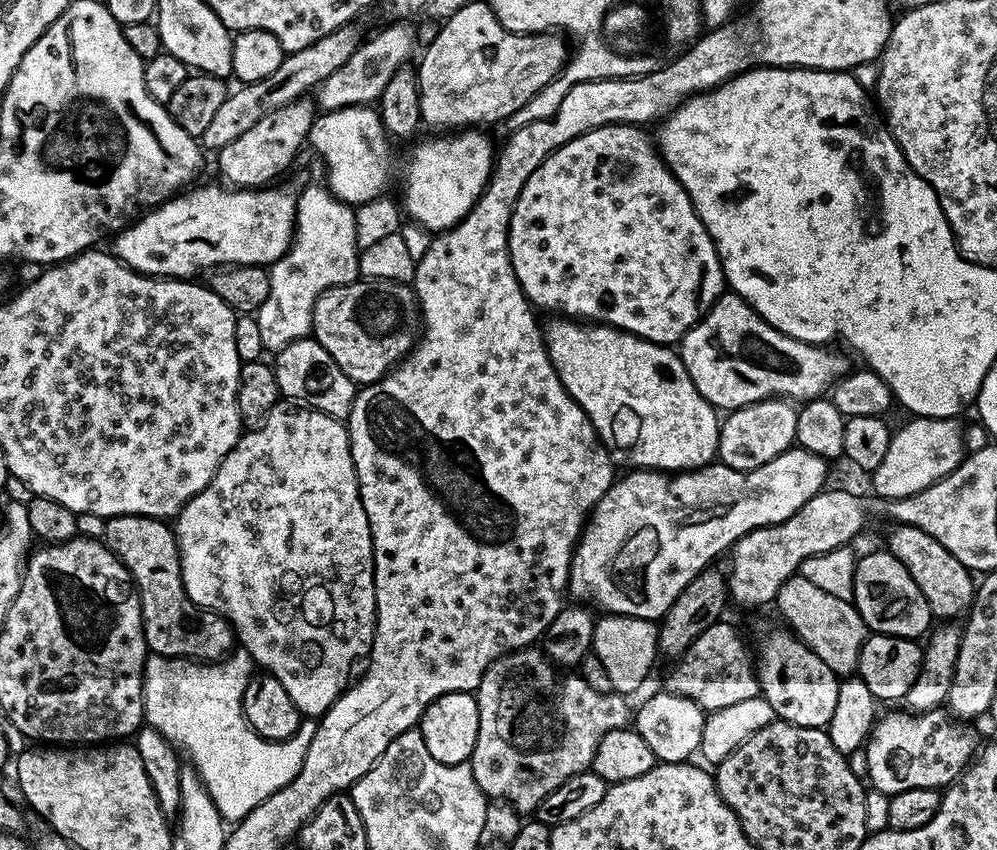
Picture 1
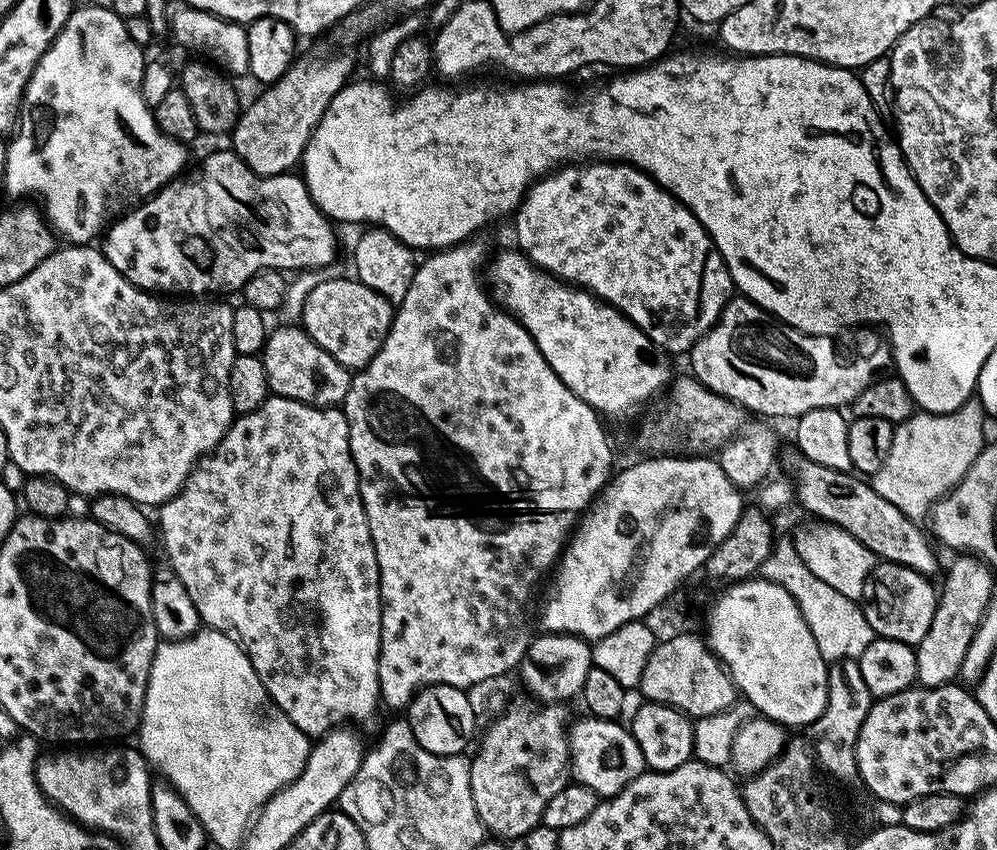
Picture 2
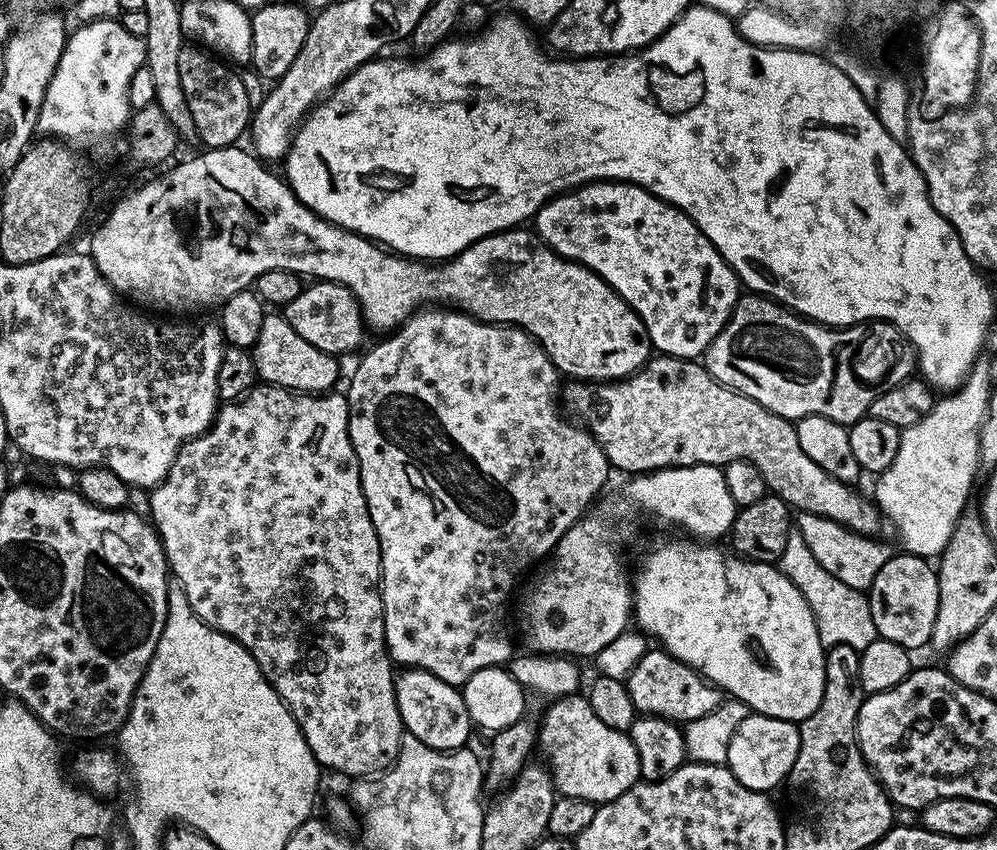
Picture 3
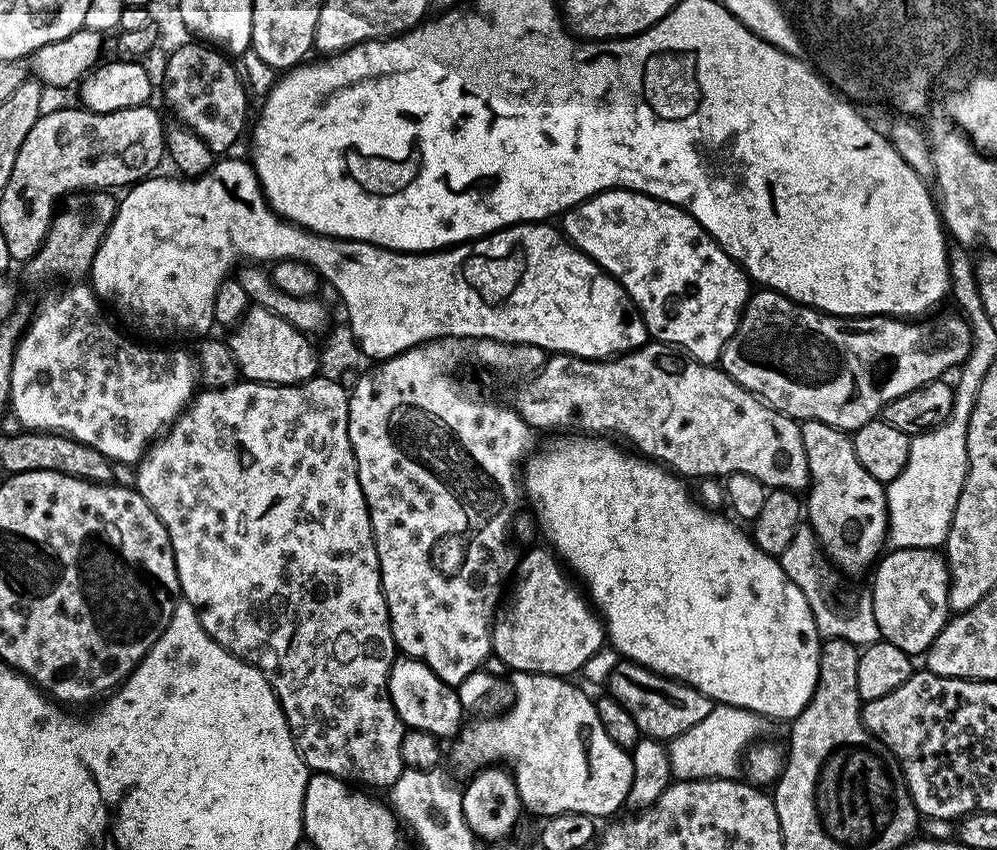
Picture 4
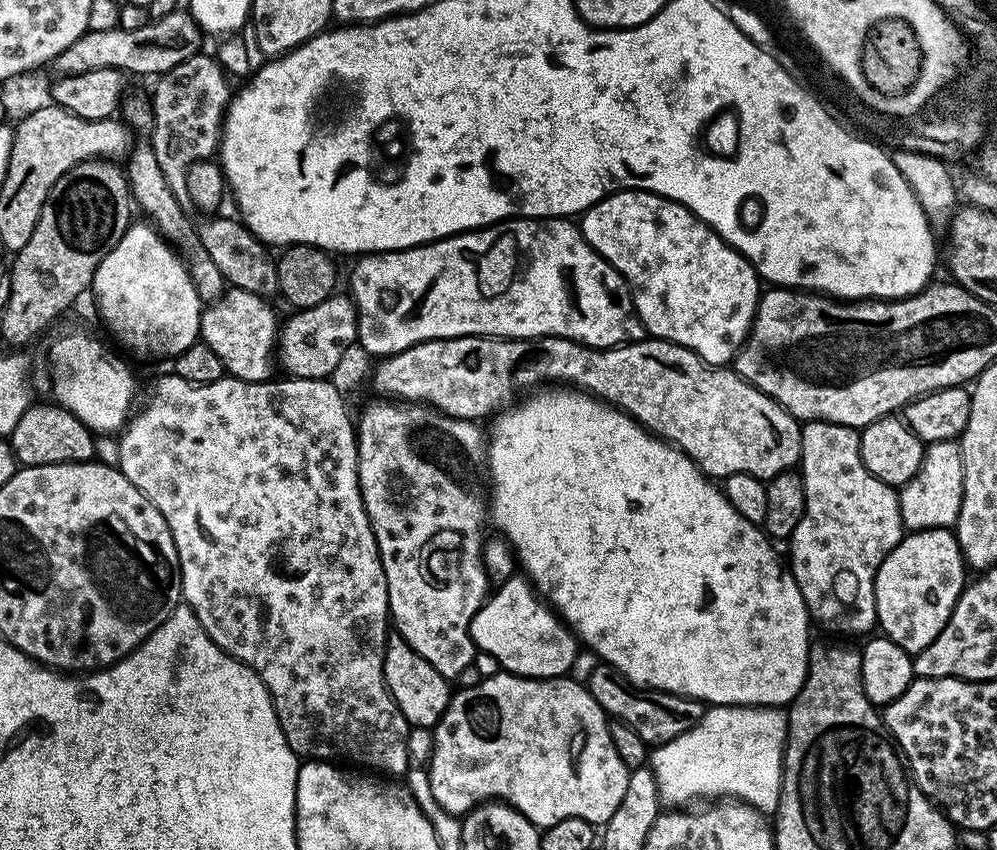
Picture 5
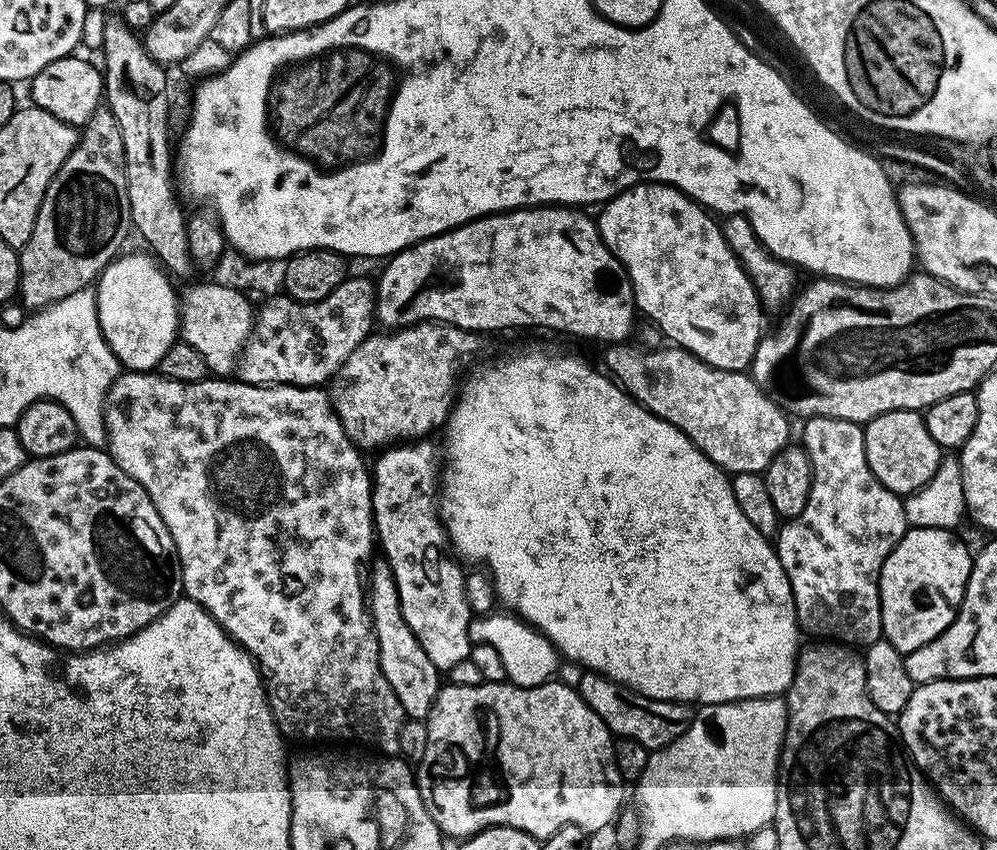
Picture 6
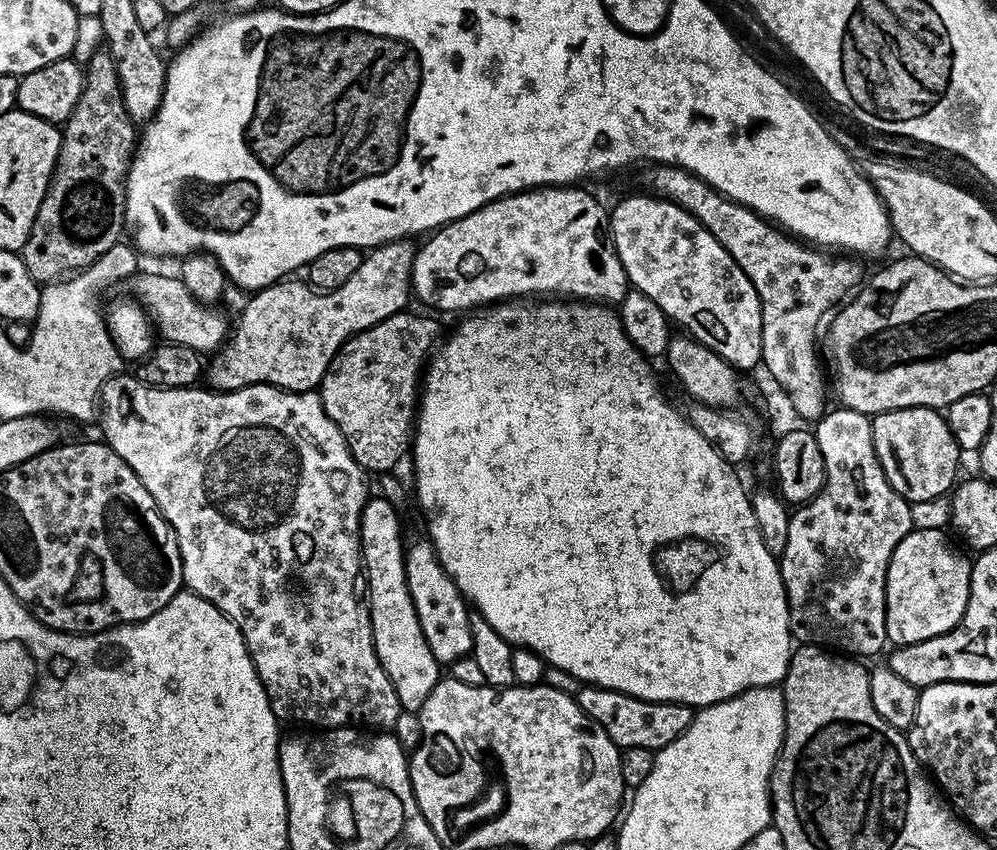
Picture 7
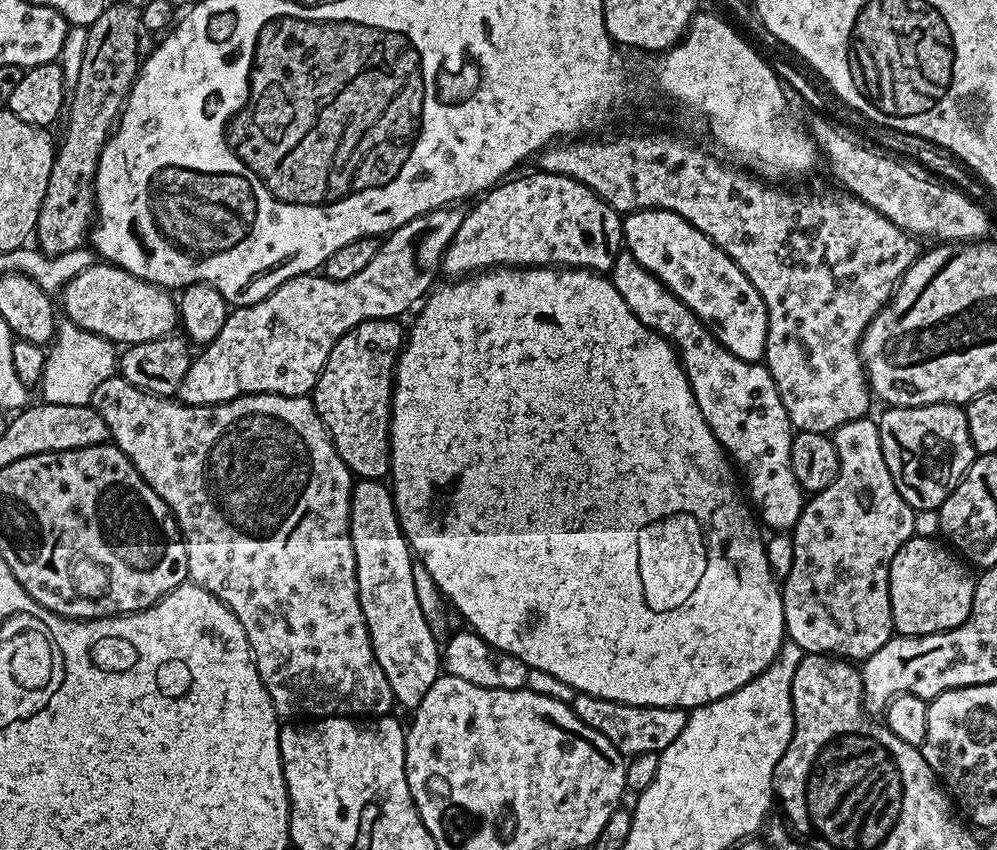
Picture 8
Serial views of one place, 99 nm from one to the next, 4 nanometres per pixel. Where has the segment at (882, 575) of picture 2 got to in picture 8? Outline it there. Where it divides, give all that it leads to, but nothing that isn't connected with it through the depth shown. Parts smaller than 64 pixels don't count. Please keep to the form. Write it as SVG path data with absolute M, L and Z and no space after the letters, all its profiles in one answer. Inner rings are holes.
M913 535L894 554L890 566L893 629L901 636L915 638L944 632L966 622L976 589L973 573L968 571L969 565L939 539Z

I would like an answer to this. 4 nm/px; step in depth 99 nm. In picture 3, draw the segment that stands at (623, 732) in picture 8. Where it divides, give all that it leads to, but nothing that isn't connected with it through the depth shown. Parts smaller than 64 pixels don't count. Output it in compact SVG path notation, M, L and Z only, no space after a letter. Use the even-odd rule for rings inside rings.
M659 646L644 653L642 662L630 670L626 683L630 698L634 698L637 713L661 716L681 726L698 718L706 718L706 714L710 714L722 703L722 693L715 684L705 680L690 666L678 662L678 658Z

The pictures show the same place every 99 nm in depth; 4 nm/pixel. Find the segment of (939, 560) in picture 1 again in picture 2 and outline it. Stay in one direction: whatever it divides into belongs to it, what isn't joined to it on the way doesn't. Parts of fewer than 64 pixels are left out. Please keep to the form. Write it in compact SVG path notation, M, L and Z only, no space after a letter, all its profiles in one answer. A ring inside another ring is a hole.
M799 450L791 451L785 456L783 453L782 468L784 464L794 485L795 499L798 504L800 500L801 506L809 512L809 517L833 524L852 534L858 542L862 542L862 546L866 546L866 550L870 550L881 561L901 564L929 578L935 577L936 571L941 571L929 533L925 529L924 533L917 521L902 514L902 510L894 506L894 502L886 502L886 498L882 498L882 494L878 494L878 490L867 479L852 472L830 470L830 466L818 466L818 462L810 462L810 458L806 458Z

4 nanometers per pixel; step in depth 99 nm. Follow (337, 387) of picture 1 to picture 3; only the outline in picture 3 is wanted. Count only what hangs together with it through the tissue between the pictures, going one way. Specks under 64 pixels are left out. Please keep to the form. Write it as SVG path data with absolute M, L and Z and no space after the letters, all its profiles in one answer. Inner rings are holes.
M265 315L262 332L258 334L256 345L250 351L254 358L256 375L265 385L305 394L323 394L337 387L336 379L340 376L341 361L318 350L318 346L310 346L310 342L301 338L294 331L294 326L284 320L283 315Z

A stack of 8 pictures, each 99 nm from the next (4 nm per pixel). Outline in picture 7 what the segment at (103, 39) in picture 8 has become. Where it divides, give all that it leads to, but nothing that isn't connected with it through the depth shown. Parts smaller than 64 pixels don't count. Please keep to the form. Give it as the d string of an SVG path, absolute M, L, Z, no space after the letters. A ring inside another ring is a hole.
M106 50L96 51L84 68L84 85L78 106L74 106L70 118L62 125L60 153L52 181L42 198L42 206L38 206L34 230L30 230L30 238L22 253L26 270L30 270L37 284L47 286L82 268L89 268L95 260L102 258L102 254L106 254L106 250L110 250L110 246L121 243L126 232L124 179L128 176L128 166L132 163L137 144L138 128L126 110L114 58Z

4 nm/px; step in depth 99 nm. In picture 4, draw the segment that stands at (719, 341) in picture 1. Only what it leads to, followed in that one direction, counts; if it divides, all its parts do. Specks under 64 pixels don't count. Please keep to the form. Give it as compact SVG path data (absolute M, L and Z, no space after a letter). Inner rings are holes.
M756 291L744 303L744 313L718 364L738 386L797 422L817 420L855 433L866 422L877 419L894 398L902 398L902 394L910 394L918 386L941 379L951 368L959 369L972 349L972 328L960 314L936 314L919 322L886 316L829 316L817 308L806 308L781 292Z

